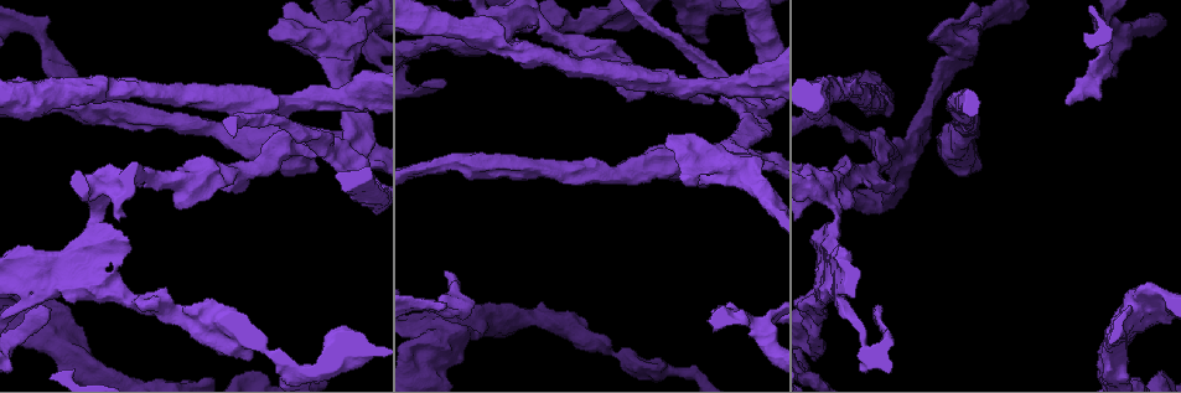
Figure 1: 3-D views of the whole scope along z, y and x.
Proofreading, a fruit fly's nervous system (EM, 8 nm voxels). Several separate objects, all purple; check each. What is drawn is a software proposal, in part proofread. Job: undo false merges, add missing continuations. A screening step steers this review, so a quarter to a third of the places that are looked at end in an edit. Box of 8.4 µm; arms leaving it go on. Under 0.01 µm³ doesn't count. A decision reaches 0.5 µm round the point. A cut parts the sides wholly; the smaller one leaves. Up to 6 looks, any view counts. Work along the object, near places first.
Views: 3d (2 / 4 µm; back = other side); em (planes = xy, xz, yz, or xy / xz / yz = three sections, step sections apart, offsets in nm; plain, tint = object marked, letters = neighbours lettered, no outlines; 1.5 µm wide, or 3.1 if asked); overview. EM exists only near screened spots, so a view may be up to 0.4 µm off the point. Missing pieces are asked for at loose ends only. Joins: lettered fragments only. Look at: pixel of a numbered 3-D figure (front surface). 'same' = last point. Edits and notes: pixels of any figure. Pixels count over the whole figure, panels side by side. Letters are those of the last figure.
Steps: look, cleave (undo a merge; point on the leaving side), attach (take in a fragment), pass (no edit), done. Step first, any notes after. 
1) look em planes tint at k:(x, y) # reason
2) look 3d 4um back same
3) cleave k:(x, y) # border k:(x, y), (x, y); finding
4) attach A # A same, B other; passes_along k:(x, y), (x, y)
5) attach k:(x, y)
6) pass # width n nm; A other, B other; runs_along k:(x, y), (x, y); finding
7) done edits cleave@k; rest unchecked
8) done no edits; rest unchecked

look em planes letters at 1:(638, 168) # calibre changes

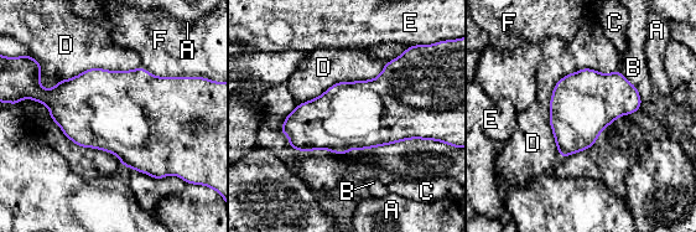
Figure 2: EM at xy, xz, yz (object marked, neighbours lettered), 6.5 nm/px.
pass # A other, B other, C other, D other, E other, F other; border 2:(618, 70), (555, 84), (559, 155); continuous, no second neuron

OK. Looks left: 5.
look em planes letters at 1:(23, 26)

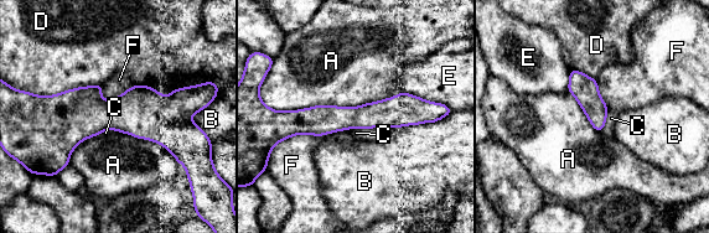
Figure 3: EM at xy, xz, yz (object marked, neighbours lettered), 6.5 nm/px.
pass # A other, B other, C other, D other, E other, F other; border 3:(400, 91), (357, 105), (284, 112); continuous, no second neuron

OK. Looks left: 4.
look em planes letters at 1:(732, 308) # free end

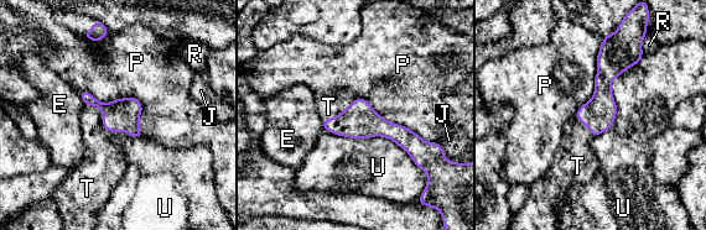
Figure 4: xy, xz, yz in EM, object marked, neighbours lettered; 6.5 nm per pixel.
attach T # E other, J other, P other, R other, T same, U other; passes_along 4:(120, 115), (103, 125), (103, 163); the neuron continues

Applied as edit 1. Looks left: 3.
done edits attach@4; rest unchecked

